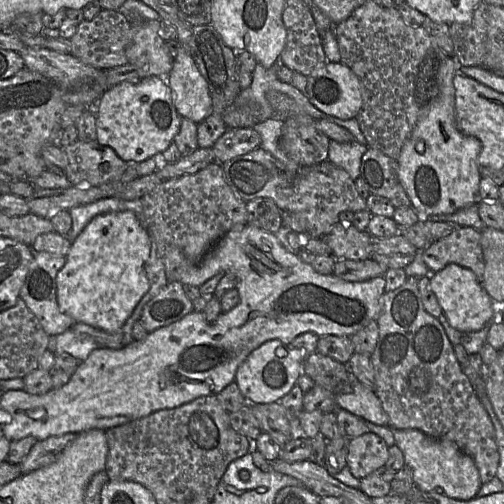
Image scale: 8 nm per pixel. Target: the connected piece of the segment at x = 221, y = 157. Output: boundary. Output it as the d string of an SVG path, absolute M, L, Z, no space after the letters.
M235 128L227 131L213 146L216 162L223 164L240 155L247 154L261 145L261 137L254 128Z

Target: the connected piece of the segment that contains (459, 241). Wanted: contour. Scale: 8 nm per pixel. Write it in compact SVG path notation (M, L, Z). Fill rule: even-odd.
M460 226L449 235L435 240L423 251L422 259L432 273L448 264L457 264L471 270L481 282L484 273L481 236L481 231Z

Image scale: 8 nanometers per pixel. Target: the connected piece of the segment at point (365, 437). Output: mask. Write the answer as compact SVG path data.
M367 432L350 438L347 466L351 473L362 479L375 470L383 467L389 459L389 447L378 435Z

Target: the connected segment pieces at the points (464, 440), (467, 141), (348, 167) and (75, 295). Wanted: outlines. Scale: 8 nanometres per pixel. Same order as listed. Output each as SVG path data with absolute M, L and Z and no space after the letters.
M408 277L405 283L391 291L385 292L382 296L382 309L379 317L376 320L379 328L379 337L377 345L370 355L370 361L374 370L375 389L374 392L379 398L384 411L389 417L389 427L391 429L417 429L426 434L429 437L448 440L454 442L460 450L469 455L475 462L476 467L480 474L480 480L482 484L486 484L494 476L496 476L497 468L499 466L500 455L496 444L495 430L488 412L481 404L477 397L468 377L462 372L457 357L455 356L453 346L437 318L430 315L424 308L420 292L418 289L418 278Z
M445 57L439 70L439 92L427 112L417 121L397 159L398 178L411 201L411 207L418 213L420 221L427 221L426 219L432 216L453 214L479 202L481 175L478 156L482 145L476 137L463 133L456 125L453 85L456 73L458 72L453 60Z
M330 140L328 161L345 170L354 181L360 176L361 159L367 148L367 144L363 145L357 140L348 143Z
M130 210L111 212L93 218L72 242L66 263L56 277L60 311L76 323L84 323L105 332L119 331L150 289L150 234Z

